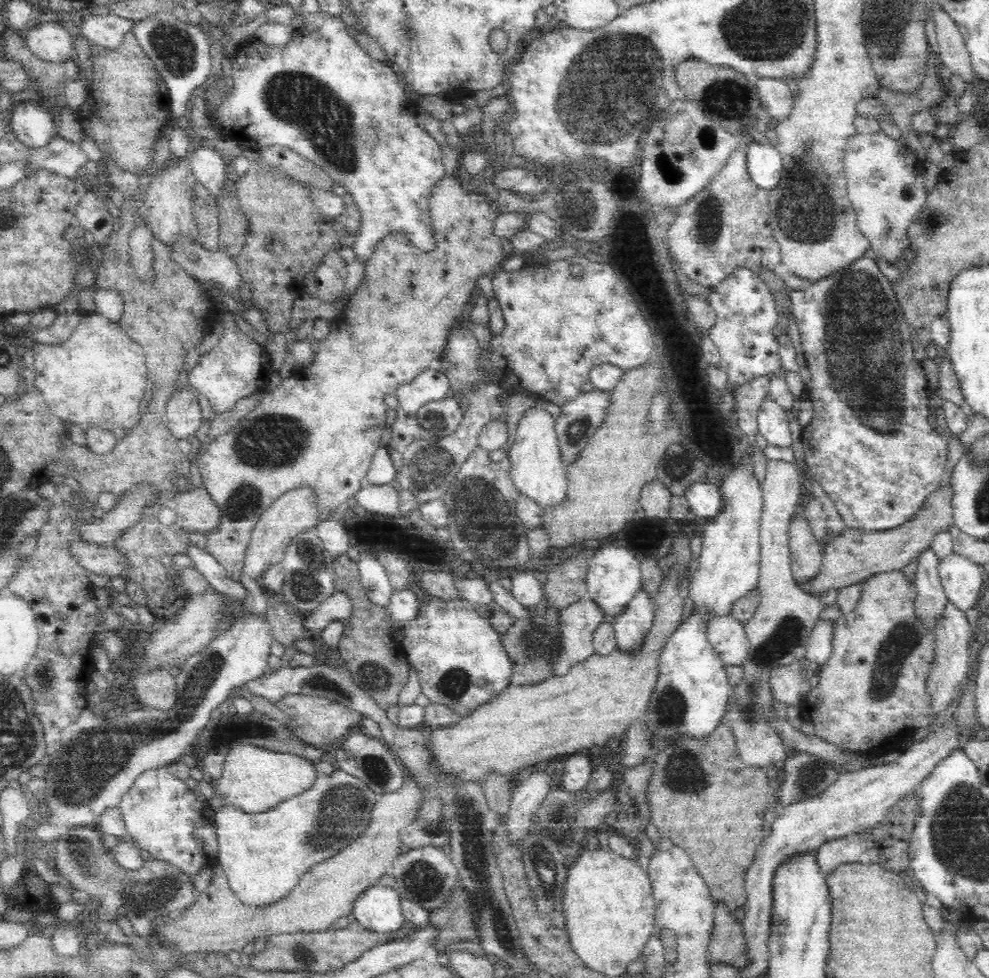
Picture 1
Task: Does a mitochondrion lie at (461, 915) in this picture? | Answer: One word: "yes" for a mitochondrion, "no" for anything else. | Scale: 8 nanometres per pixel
yes

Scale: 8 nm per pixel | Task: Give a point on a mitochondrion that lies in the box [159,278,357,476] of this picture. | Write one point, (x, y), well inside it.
(272, 439)

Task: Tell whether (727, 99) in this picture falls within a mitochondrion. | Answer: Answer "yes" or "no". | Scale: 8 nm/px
yes

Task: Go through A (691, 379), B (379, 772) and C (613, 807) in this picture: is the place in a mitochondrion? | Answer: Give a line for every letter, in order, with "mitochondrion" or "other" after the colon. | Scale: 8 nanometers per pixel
A: other
B: mitochondrion
C: other

